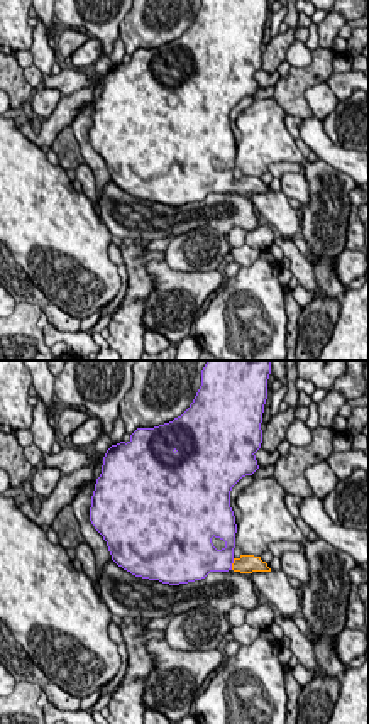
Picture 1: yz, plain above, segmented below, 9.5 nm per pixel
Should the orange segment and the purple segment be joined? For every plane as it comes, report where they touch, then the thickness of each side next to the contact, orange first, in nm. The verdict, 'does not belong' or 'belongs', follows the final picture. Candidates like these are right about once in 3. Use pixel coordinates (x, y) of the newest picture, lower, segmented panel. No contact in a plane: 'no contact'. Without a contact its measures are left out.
contact (232, 564); calibres 190 and 260 nm

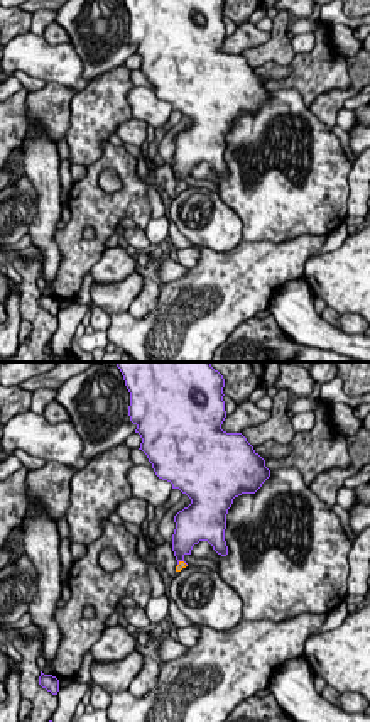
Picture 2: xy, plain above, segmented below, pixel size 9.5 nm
contact (183, 562); calibres 70 and 240 nm

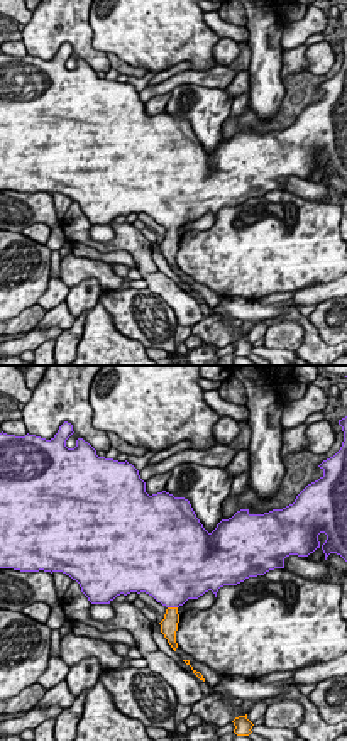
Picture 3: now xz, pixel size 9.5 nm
contact (173, 608); calibres 160 and 440 nm

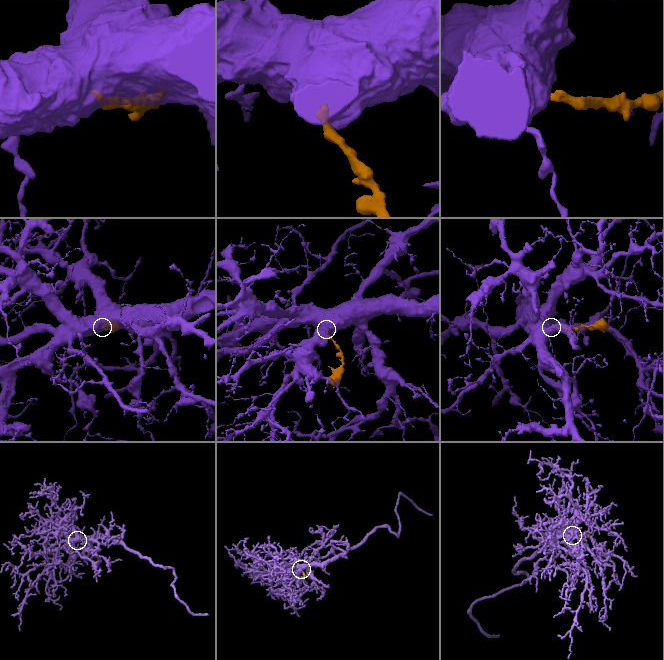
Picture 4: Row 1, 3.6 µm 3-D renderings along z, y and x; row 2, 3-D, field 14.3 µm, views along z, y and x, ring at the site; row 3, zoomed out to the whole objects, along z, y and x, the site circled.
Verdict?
belongs

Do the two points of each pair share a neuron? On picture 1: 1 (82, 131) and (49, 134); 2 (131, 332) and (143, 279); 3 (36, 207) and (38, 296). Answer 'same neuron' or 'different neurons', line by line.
1: different neurons
2: same neuron
3: different neurons

